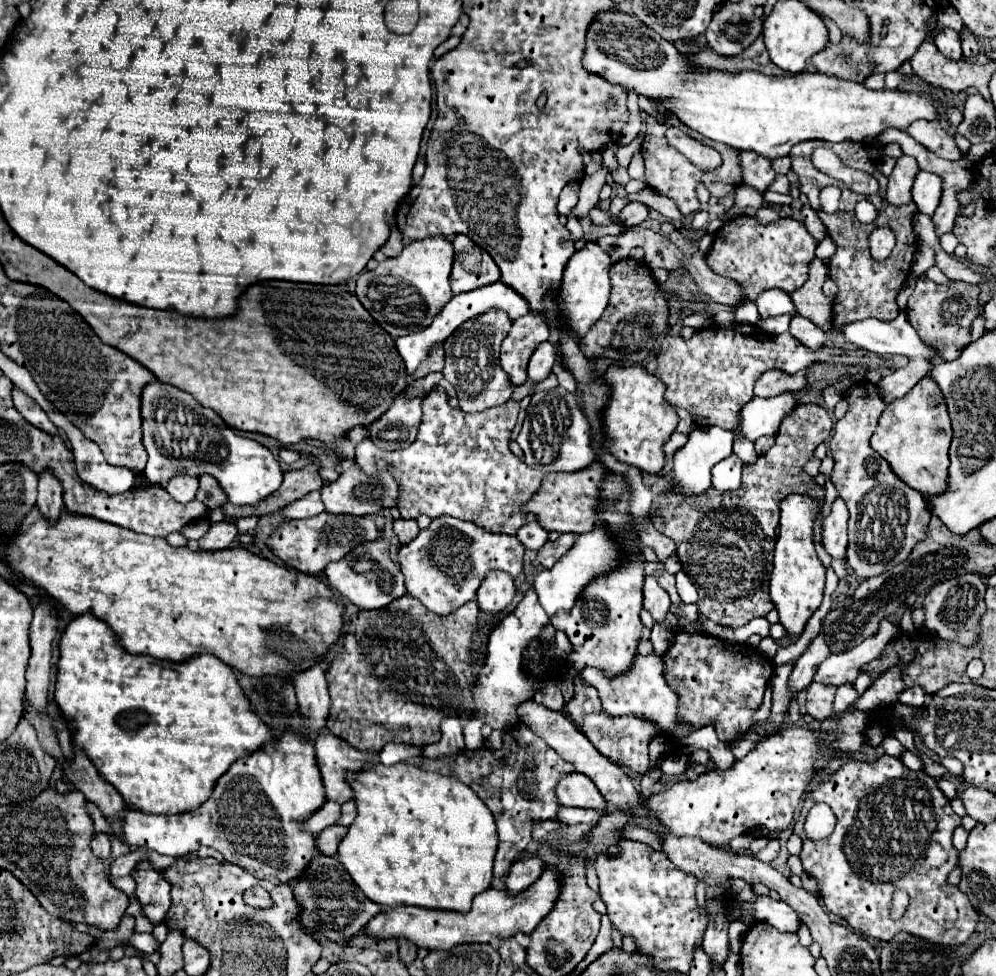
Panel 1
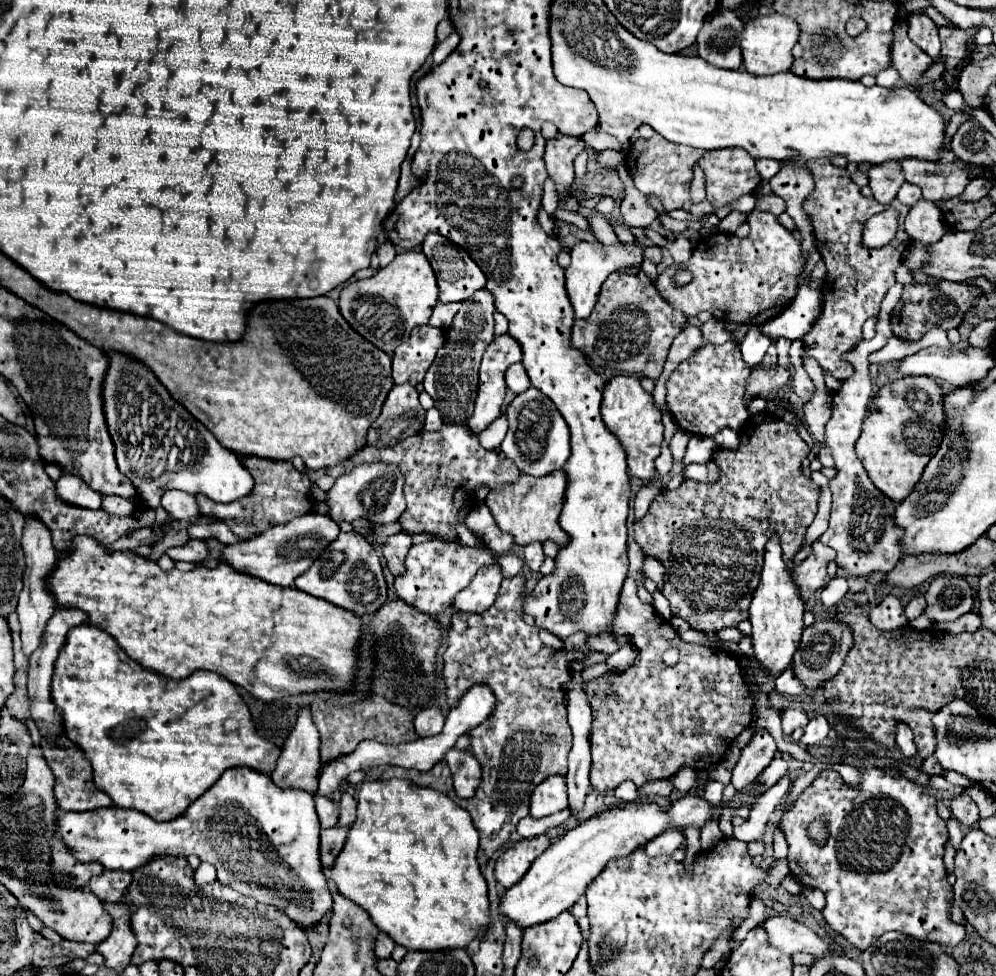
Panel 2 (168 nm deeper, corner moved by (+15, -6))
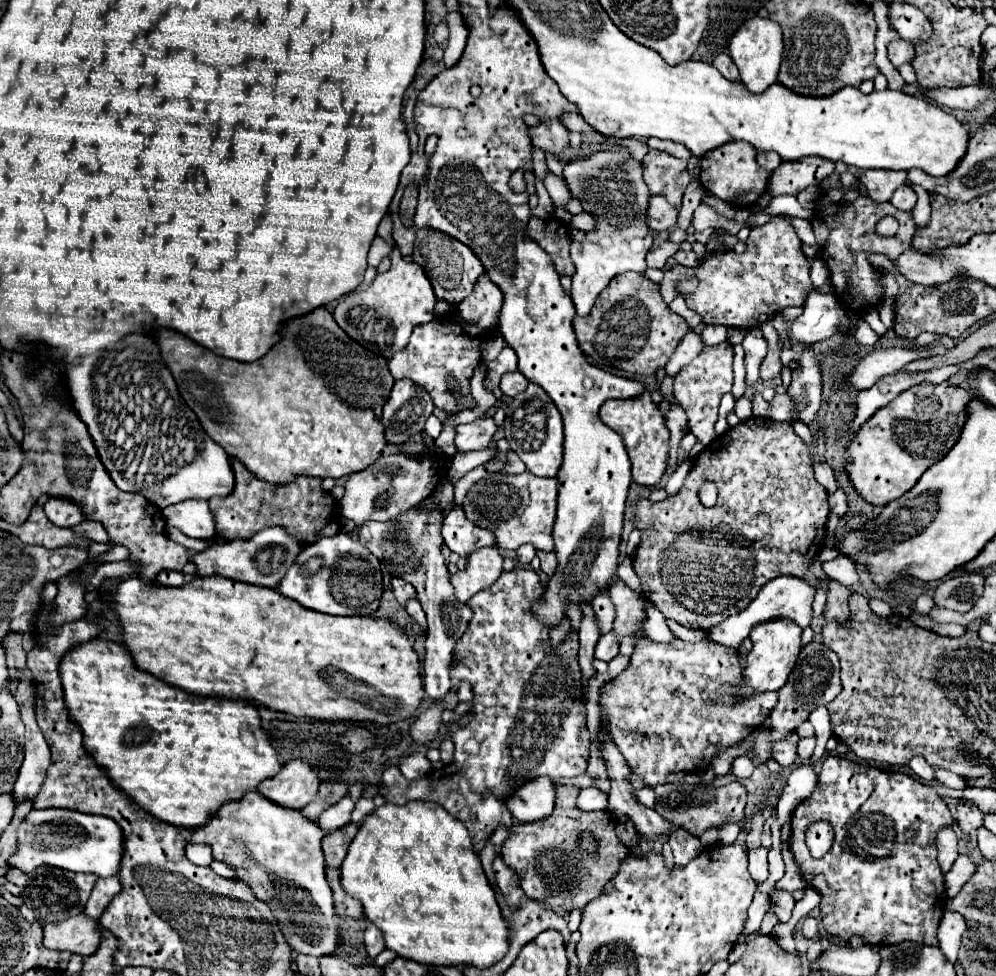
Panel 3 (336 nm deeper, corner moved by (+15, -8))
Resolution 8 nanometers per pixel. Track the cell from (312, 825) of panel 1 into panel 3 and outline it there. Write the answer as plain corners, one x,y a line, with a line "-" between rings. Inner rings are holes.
346,796
342,798
338,804
326,808
322,814
320,814
320,820
318,820
318,826
324,830
324,832
334,832
346,824
350,824
350,814
354,810
354,802

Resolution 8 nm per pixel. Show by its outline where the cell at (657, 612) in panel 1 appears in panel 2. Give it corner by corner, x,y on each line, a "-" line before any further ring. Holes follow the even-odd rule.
628,578
624,582
624,590
620,594
620,610
616,612
616,622
612,626
612,630
616,634
628,634
630,636
630,642
634,644
634,648
638,650
638,658
632,666
632,670
626,670
624,674
616,674
612,678
606,678
606,676
600,676
596,680
590,680
586,682
586,694
588,694
588,700
590,700
590,708
592,708
592,732
590,732
590,752
592,752
592,766
590,766
590,784
594,790
598,792
606,792
606,790
614,790
618,788
624,780
632,780
634,784
644,784
648,780
656,780
656,778
670,778
672,774
676,774
682,766
690,766
694,770
710,770
712,766
716,766
728,752
732,740
752,722
752,704
746,700
748,698
748,682
744,678
744,672
742,672
742,666
738,662
736,656
732,656
728,650
724,648
706,648
706,646
696,646
696,644
686,644
678,632
670,626
668,620
660,618
654,608
650,604
644,604
638,594
636,594
636,582
634,578
-
670,648
678,648
680,652
680,662
676,666
666,666
662,656
666,650

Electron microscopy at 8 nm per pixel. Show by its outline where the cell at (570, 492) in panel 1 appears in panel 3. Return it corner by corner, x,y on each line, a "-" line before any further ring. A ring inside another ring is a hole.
530,472
516,476
506,474
488,474
476,482
464,496
462,510
466,518
478,526
492,530
496,536
496,546
516,550
518,546
530,542
536,550
552,552
552,526
556,520
556,498
558,498
558,480
540,478

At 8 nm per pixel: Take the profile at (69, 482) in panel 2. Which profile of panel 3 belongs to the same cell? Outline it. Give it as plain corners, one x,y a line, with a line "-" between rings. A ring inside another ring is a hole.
50,498
44,504
44,512
46,512
48,520
60,528
70,528
70,526
76,526
84,520
84,516
80,516
80,508
76,508
76,504
66,504
66,500
52,500

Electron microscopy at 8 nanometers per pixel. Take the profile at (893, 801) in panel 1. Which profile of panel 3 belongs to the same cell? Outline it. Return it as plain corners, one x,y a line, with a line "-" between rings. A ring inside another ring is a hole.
830,754
824,762
822,762
822,770
820,770
820,776
818,776
818,786
816,790
806,798
802,800
794,814
792,814
792,836
790,836
790,846
792,846
792,852
794,852
794,858
796,862
800,864
802,872
804,872
804,880
820,892
822,900
820,900
820,910
822,910
822,924
826,928
828,934
832,936
838,936
842,940
850,940
850,936
858,934
858,936
864,936
868,940
868,944
876,944
876,946
884,946
884,944
900,944
904,940
910,940
910,942
920,942
920,944
938,944
936,940
936,930
938,930
938,924
940,924
940,918
944,914
944,904
946,904
946,888
944,888
944,874
936,862
936,836
942,828
948,828
952,826
952,816
950,816
950,810
946,806
946,802
934,792
932,786
928,784
922,784
906,774
894,774
894,772
884,772
884,770
878,770
878,768
872,768
872,766
862,766
862,764
854,764
846,758
840,758
840,756
834,756
-
814,822
828,822
832,828
834,828
834,844
832,848
826,852
824,858
820,860
814,860
810,854
808,854
808,846
806,846
806,828

